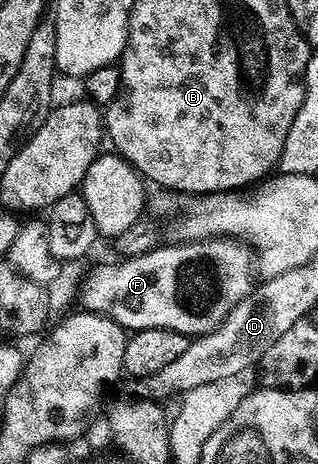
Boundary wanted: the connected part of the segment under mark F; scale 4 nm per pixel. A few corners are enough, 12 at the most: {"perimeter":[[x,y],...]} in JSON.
{"perimeter":[[224,237],[97,266],[79,293],[128,331],[194,339],[253,288]]}

